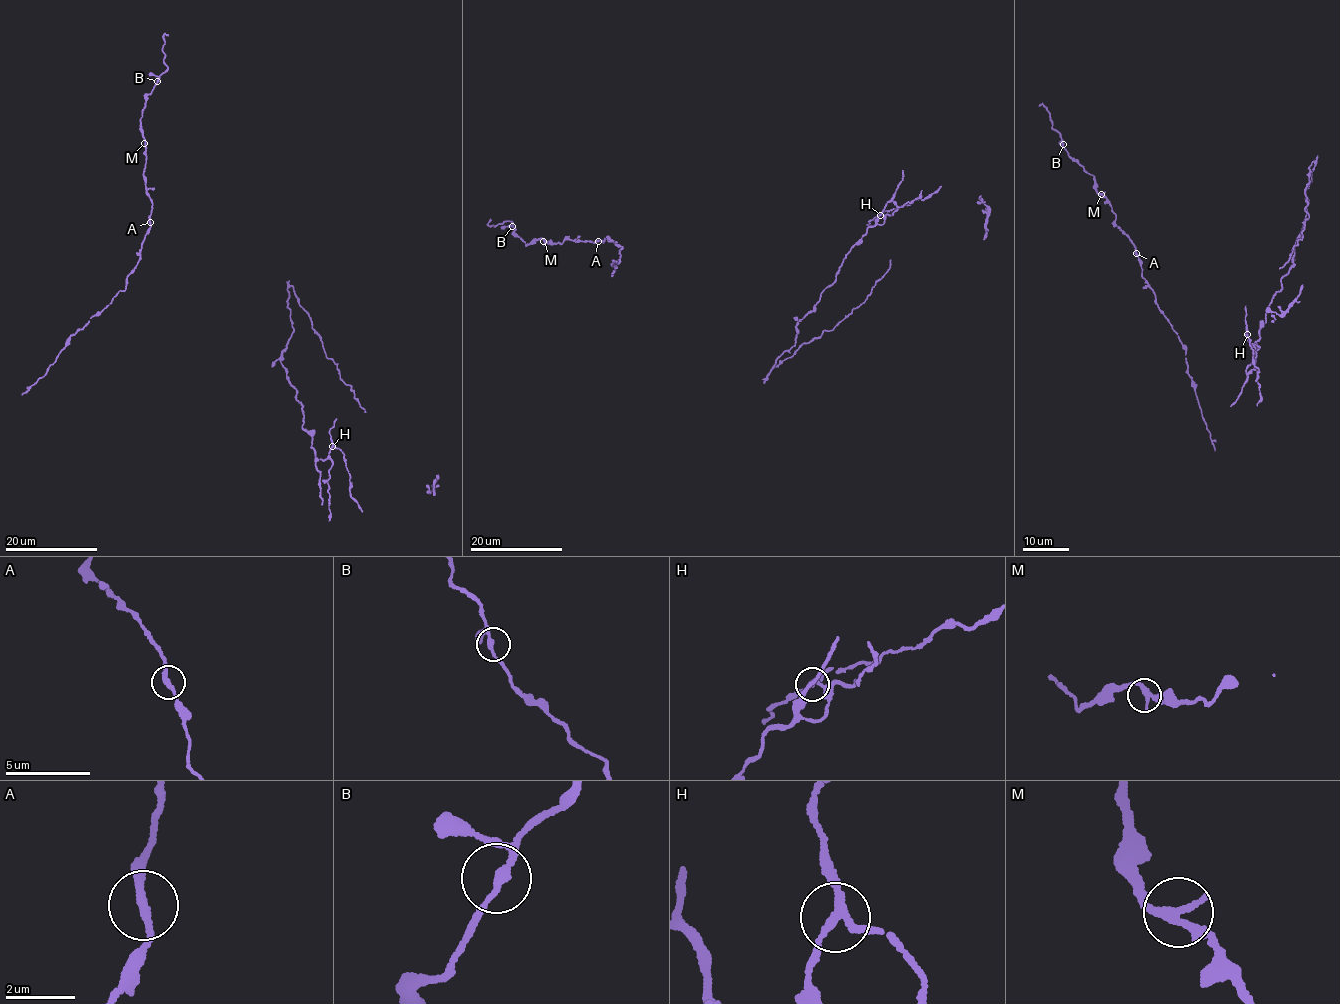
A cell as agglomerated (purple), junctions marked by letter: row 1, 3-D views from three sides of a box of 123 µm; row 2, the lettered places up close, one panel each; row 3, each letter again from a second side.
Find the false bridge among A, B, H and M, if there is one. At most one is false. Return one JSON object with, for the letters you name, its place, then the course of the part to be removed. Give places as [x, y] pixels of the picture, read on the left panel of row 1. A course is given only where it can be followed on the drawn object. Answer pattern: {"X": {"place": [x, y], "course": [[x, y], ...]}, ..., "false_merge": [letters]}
{"H": {"place": [332, 446], "course": [[332, 446], [325, 459], [315, 457], [302, 404], [281, 364], [292, 332], [290, 285], [365, 412]]}, "false_merge": ["H"]}

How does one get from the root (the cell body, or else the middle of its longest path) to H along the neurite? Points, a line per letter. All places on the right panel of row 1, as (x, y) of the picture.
H: (1290, 258), (1293, 252), (1292, 266), (1267, 308), (1257, 349), (1247, 334)

